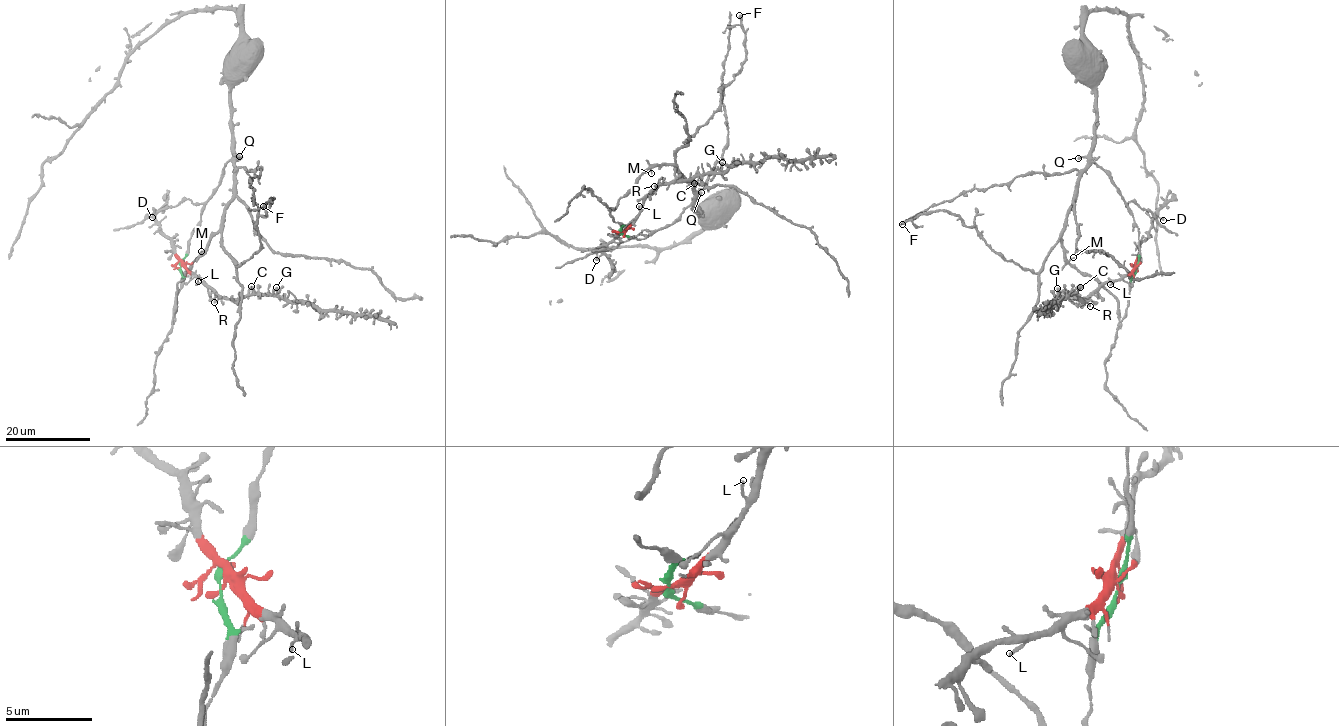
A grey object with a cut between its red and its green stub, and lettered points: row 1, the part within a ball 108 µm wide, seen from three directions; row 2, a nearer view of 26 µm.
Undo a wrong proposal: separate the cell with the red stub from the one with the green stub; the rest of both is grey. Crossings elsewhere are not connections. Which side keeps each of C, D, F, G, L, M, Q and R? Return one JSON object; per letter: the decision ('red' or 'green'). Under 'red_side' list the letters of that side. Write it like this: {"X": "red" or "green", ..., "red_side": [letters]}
{"C": "red", "D": "red", "F": "green", "G": "red", "L": "red", "M": "green", "Q": "green", "R": "red", "red_side": ["C", "D", "G", "L", "R"]}

